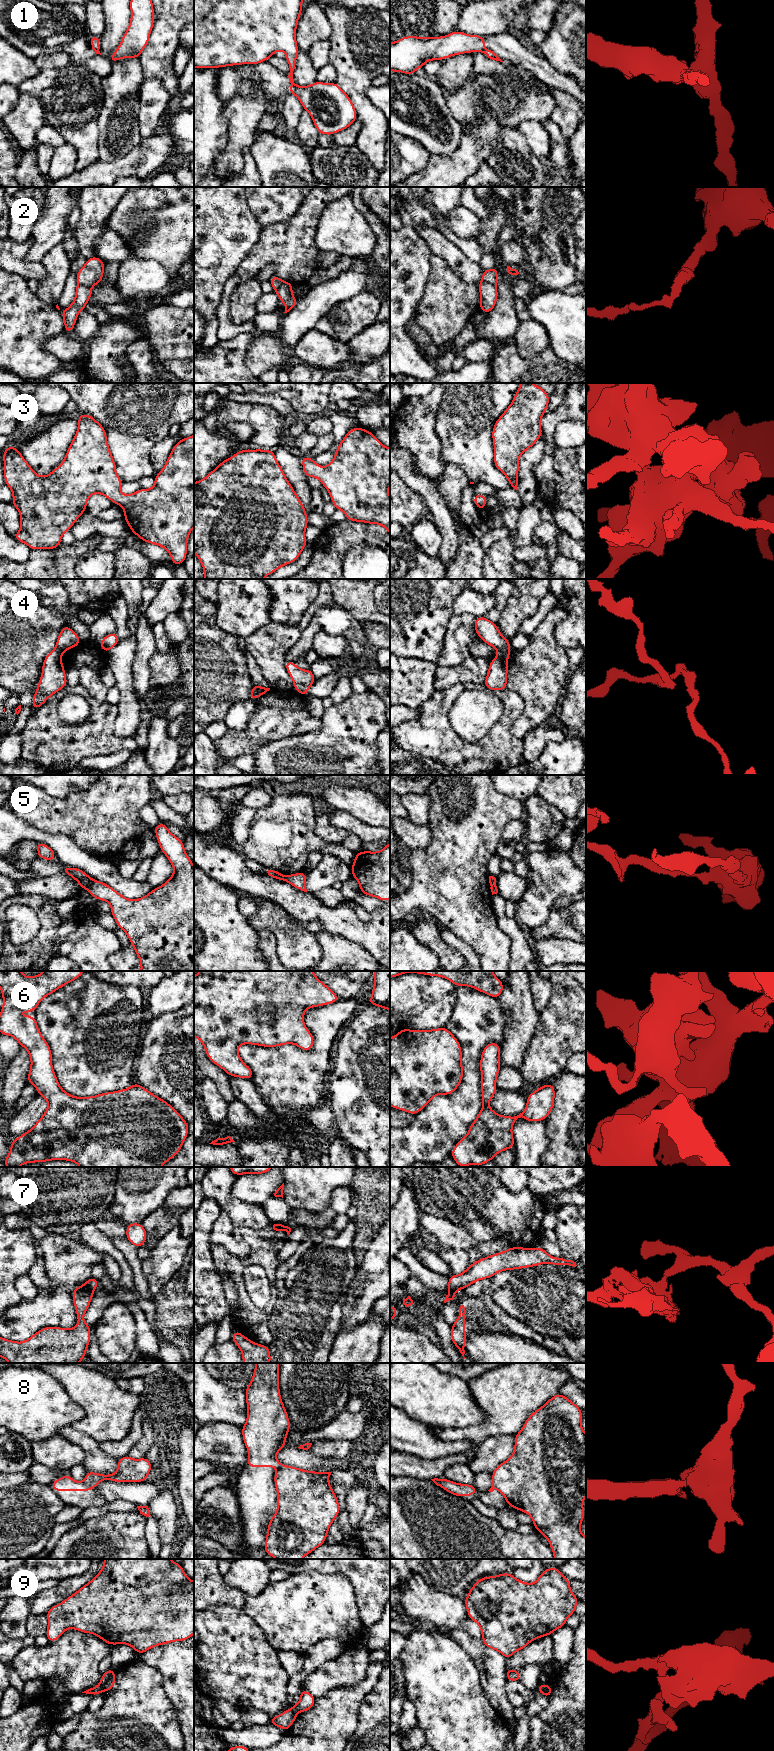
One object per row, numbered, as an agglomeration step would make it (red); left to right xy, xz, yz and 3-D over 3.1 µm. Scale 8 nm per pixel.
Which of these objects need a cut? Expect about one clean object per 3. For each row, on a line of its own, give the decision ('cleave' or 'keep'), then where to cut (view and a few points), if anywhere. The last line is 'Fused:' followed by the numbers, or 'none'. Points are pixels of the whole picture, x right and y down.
1: cleave; cut in xz along (291, 83), (294, 84)
2: cleave; cut in yz along (481, 281), (486, 281), (495, 286)
3: keep; no cut
4: cleave; cut in yz along (509, 646), (498, 650)
5: cleave; cut in xy along (94, 880), (87, 889)
6: keep; no cut
7: cleave; cut in xy along (85, 1284), (92, 1291)
8: cleave; cut in xy along (82, 1482), (93, 1488)
9: cleave; cut in xy along (97, 1686), (101, 1691)
Fused: 1, 2, 4, 5, 7, 8, 9

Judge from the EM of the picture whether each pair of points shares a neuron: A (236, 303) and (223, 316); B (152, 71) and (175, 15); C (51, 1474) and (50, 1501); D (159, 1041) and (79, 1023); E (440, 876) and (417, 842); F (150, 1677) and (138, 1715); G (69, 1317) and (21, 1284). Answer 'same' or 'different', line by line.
A: different
B: same
C: different
D: different
E: different
F: same
G: different

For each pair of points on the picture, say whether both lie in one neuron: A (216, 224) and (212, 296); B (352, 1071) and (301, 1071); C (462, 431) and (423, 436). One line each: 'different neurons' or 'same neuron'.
A: same neuron
B: different neurons
C: different neurons

